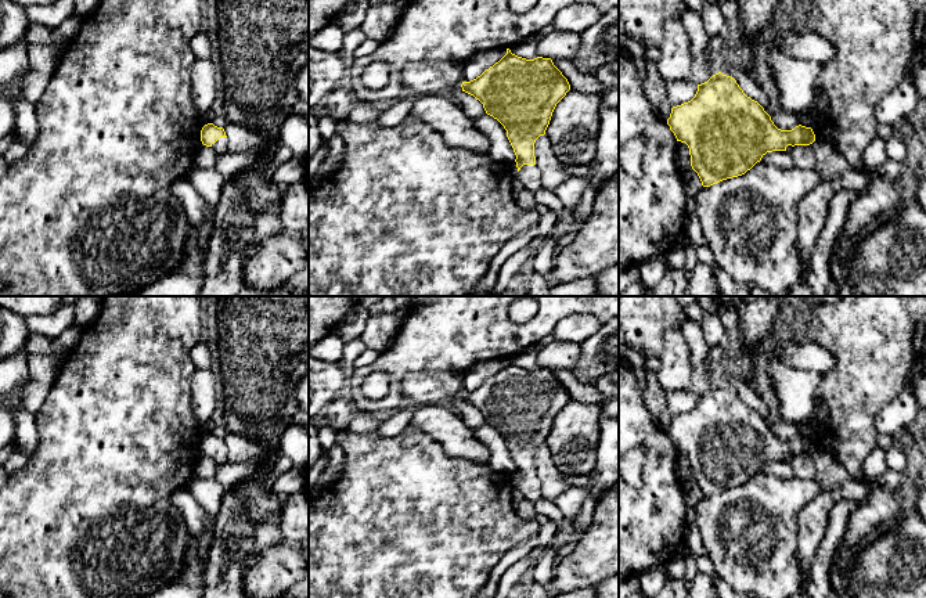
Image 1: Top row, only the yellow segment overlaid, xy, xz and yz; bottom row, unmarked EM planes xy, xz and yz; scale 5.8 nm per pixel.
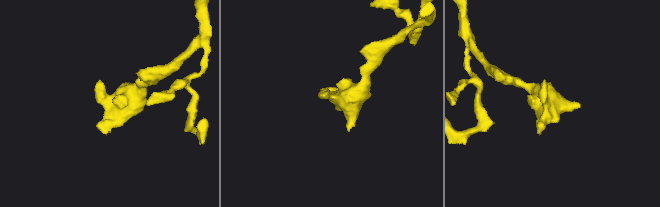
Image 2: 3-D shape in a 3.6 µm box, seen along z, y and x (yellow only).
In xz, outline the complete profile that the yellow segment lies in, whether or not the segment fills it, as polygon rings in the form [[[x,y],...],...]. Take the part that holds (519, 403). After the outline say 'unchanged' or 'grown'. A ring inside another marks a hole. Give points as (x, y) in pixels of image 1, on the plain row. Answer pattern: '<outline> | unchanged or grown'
[[[507,359],[507,364],[471,392],[462,392],[462,401],[483,414],[487,425],[497,429],[507,440],[507,447],[516,465],[518,490],[523,498],[537,502],[543,498],[541,482],[536,475],[534,453],[545,444],[556,414],[570,400],[568,389],[554,375],[551,368],[526,370]]] | grown

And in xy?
[[[208,433],[201,440],[201,451],[206,457],[212,457],[217,465],[228,462],[227,446],[223,437]]] | grown

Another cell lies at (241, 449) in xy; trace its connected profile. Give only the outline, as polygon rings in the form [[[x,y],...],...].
[[[228,432],[224,437],[228,462],[251,462],[264,450],[266,443],[239,433]]]

